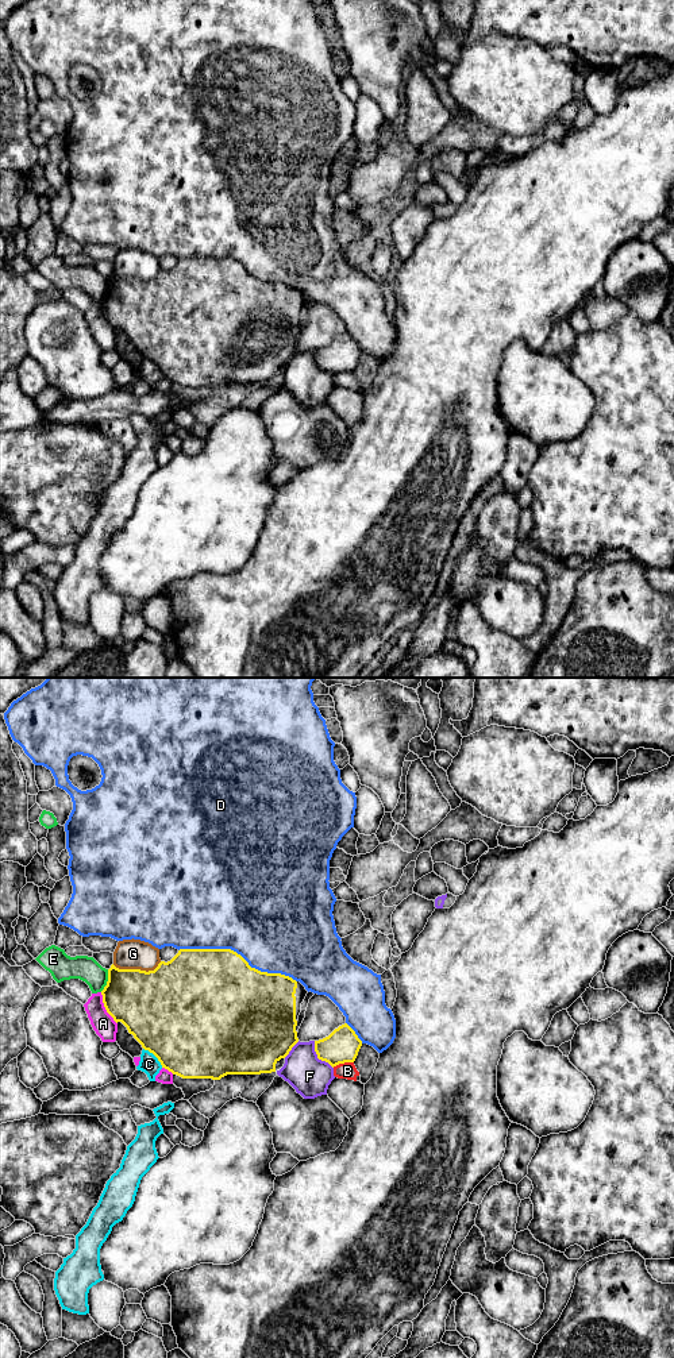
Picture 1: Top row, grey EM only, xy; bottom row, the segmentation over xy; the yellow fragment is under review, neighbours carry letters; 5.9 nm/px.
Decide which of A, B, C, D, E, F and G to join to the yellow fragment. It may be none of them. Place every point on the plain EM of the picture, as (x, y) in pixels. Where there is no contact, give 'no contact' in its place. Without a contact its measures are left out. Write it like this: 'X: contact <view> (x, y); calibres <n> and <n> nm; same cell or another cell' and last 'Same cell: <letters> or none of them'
A: contact xy (106, 317); calibres 380 and 140 nm; another cell
B: contact xy (342, 371); calibres 200 and 100 nm; another cell
C: contact xy (154, 363); calibres 500 and 120 nm; another cell
D: contact xy (237, 262); calibres 480 and 500 nm; another cell
E: contact xy (108, 289); calibres 360 and 150 nm; another cell
F: contact xy (318, 366); calibres 200 and 240 nm; another cell
G: contact xy (137, 278); calibres 440 and 180 nm; another cell
Same cell: none of them

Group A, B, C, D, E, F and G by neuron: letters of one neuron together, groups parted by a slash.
A / B / C / D / E / F / G

